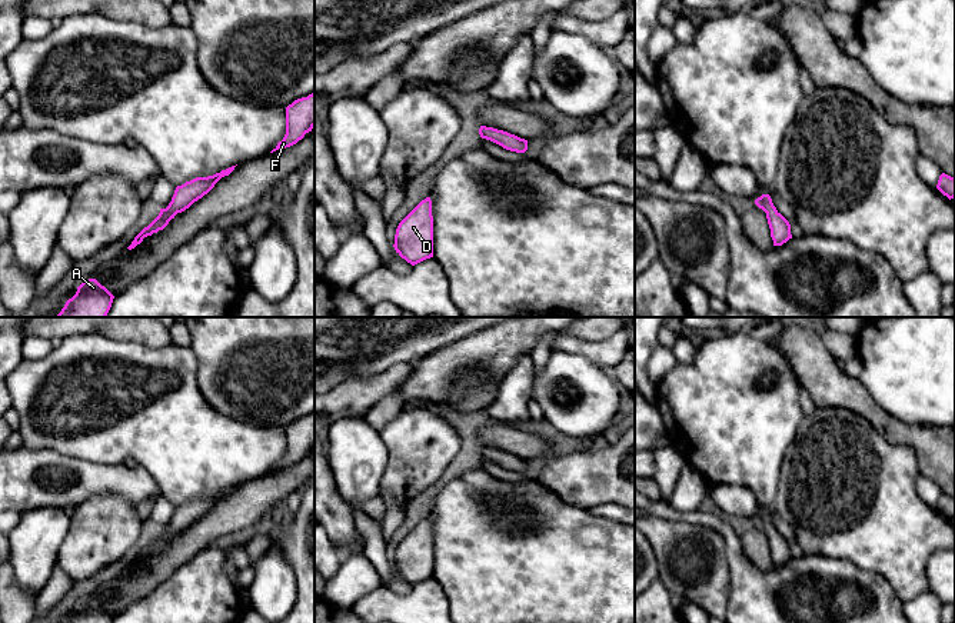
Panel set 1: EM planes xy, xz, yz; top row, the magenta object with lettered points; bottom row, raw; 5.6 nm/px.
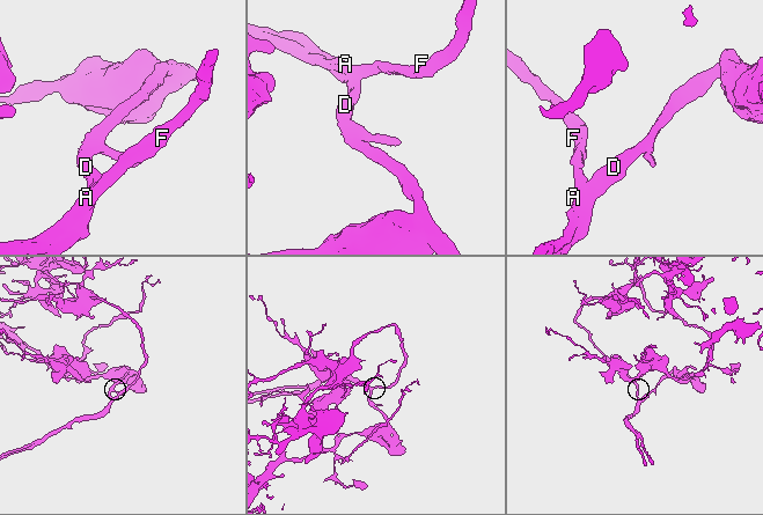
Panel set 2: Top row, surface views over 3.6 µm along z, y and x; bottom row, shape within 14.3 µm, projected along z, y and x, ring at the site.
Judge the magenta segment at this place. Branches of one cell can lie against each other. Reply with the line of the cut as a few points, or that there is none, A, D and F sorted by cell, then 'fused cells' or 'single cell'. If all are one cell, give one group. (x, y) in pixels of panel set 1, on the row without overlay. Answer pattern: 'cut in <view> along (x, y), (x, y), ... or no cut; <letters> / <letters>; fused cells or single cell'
no cut; A D F; single cell

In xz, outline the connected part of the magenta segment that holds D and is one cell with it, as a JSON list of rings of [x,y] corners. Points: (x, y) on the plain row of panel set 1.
[[[422,520],[397,546],[396,573],[412,586],[433,577],[432,520]]]

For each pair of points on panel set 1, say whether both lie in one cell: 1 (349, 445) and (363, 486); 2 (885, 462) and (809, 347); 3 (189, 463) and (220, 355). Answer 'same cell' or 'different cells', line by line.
1: same cell
2: different cells
3: different cells

